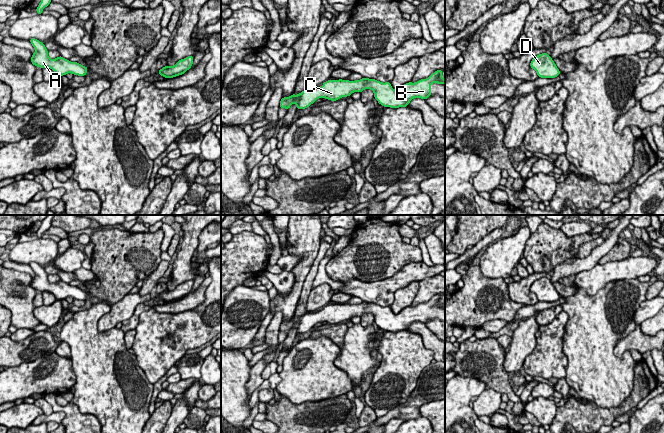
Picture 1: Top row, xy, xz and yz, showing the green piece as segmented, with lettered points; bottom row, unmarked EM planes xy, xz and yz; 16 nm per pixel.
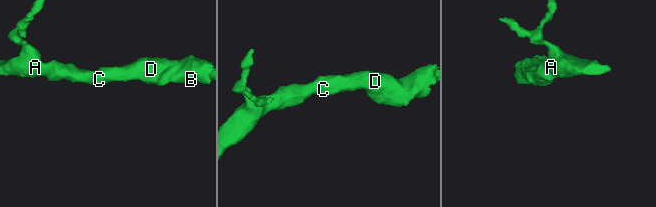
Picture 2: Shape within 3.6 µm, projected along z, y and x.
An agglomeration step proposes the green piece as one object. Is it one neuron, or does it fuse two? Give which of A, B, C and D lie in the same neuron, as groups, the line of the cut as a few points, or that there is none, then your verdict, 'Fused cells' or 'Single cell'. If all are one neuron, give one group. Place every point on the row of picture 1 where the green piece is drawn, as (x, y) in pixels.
Groups: A B C D. No split. Single cell

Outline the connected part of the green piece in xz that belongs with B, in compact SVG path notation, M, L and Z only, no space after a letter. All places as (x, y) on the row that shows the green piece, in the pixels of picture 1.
M442 70L432 73L427 79L421 79L415 83L404 84L400 89L394 90L390 82L382 83L375 79L362 78L360 80L327 80L321 87L316 89L307 88L297 96L293 93L289 97L283 97L280 108L289 109L295 103L297 109L305 109L319 98L336 101L342 97L351 96L353 92L361 93L364 89L371 89L374 97L380 105L385 108L407 107L413 98L426 100L431 96L431 85L433 83L445 84Z

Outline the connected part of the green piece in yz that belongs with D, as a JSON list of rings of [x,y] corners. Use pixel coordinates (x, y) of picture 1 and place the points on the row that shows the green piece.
[[[546,52],[535,56],[530,63],[530,67],[541,78],[555,78],[561,73],[553,59]]]

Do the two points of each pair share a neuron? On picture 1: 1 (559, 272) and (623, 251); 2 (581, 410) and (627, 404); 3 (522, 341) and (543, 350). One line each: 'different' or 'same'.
1: different
2: same
3: different

